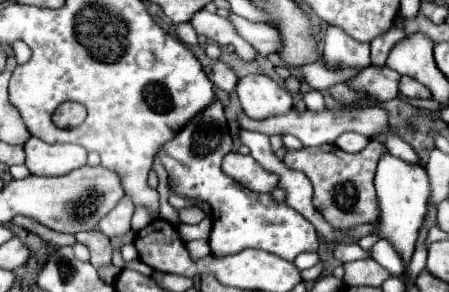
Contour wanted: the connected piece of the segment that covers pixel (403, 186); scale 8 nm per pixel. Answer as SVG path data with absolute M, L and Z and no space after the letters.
M385 154L377 168L375 188L377 188L379 208L381 208L381 222L373 234L387 240L399 252L407 268L415 252L417 234L419 234L419 228L423 226L423 220L427 214L427 200L431 196L427 172L423 166L413 166L413 164L403 162L401 158Z

